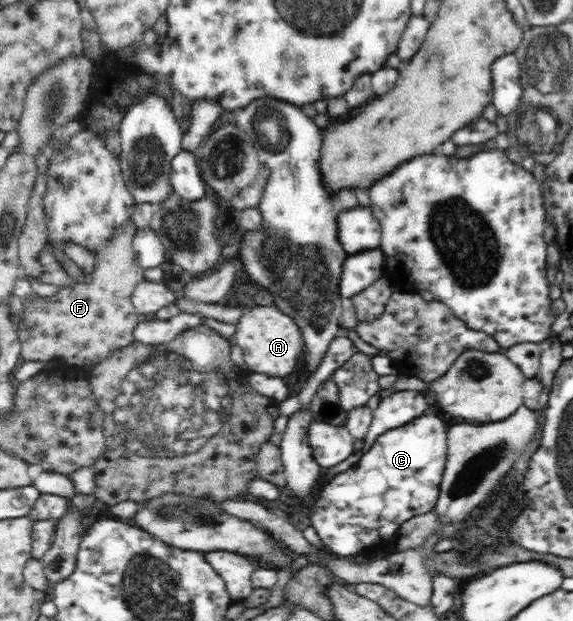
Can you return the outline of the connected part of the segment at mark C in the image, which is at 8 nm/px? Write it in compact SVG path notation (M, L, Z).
M425 414L401 428L380 434L352 467L333 476L320 489L305 520L313 526L326 551L347 557L380 549L396 540L397 530L409 518L435 508L448 449L446 425L439 417Z

